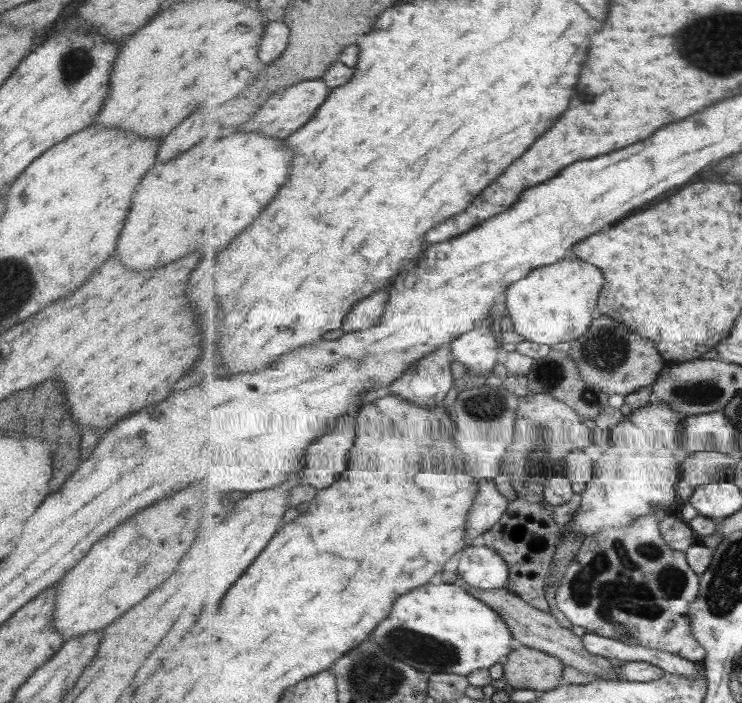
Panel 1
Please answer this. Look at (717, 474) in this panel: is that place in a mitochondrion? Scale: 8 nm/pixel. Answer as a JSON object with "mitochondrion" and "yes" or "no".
{"mitochondrion":"no"}

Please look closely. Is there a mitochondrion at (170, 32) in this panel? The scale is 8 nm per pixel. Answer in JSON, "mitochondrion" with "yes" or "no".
{"mitochondrion":"no"}

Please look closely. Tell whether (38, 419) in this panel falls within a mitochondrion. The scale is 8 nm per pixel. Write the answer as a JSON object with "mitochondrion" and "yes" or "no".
{"mitochondrion":"yes"}

